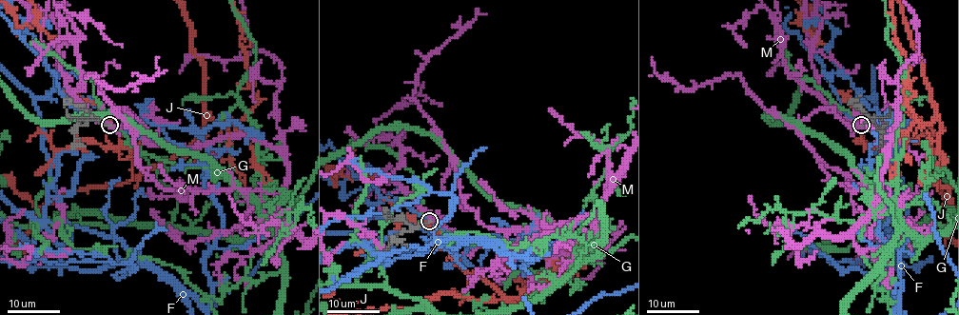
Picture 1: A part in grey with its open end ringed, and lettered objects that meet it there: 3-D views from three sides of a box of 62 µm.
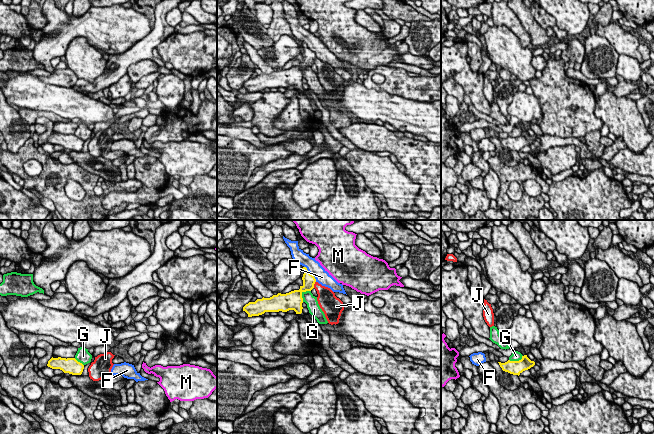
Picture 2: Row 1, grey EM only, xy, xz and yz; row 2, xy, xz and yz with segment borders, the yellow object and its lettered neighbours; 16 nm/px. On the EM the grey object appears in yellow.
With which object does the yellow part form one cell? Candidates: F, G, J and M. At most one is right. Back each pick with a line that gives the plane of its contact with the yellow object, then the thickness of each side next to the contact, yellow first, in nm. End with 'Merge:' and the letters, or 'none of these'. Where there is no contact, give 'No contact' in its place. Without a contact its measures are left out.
M: No contact
Merge: M

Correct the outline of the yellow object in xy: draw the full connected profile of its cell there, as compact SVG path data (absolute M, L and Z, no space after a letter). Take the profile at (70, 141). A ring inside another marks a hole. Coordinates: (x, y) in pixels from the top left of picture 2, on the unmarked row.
M51 134L47 140L52 145L60 145L64 149L72 151L81 151L84 145L84 141L78 138L75 134Z

